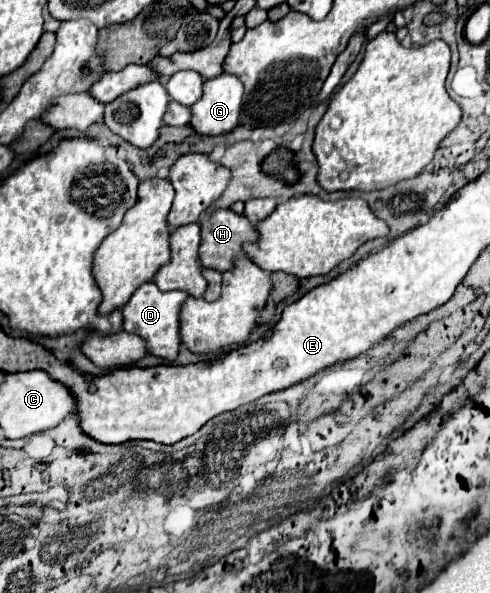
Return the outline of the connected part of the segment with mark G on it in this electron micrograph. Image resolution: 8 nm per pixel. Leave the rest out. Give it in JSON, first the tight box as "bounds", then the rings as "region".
{"bounds":[190,73,244,135],"region":[[[222,73],[204,81],[204,95],[190,107],[190,125],[200,135],[226,135],[240,125],[244,85],[238,77]]]}

